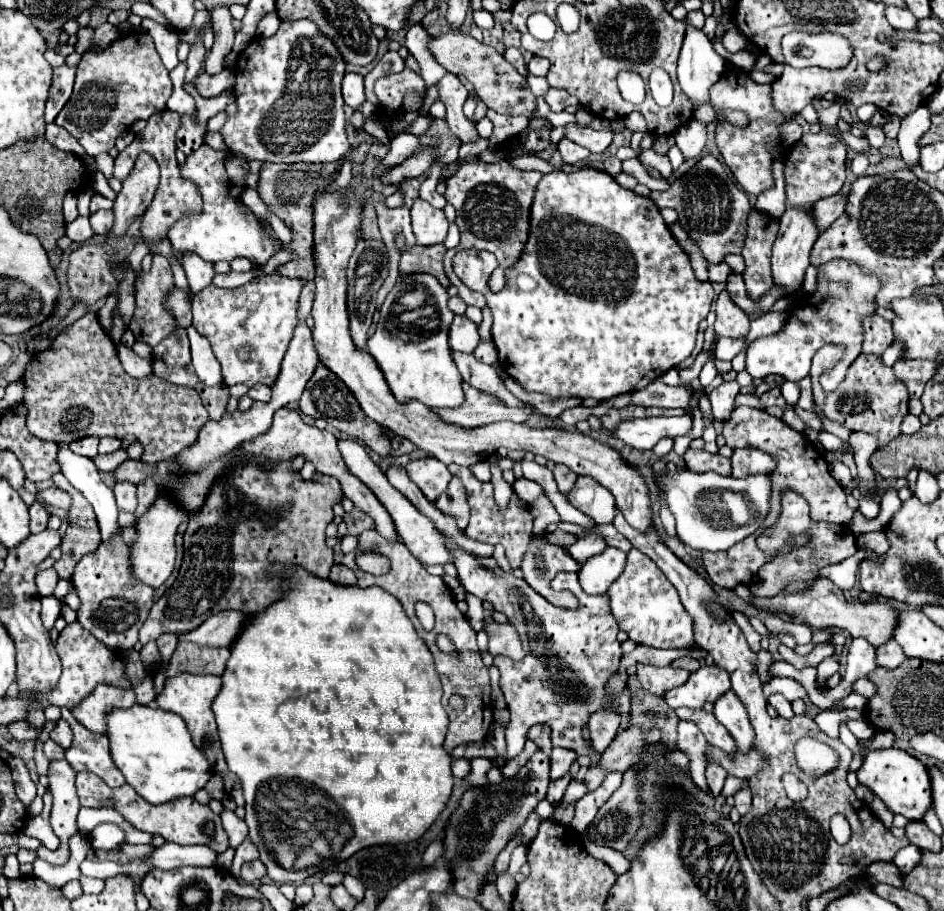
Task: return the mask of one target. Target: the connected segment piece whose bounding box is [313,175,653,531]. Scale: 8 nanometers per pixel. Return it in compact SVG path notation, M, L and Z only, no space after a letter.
M355 175L347 187L329 191L323 189L315 195L313 201L313 239L315 239L315 303L313 303L313 341L315 349L319 353L319 361L329 367L355 395L359 401L363 413L377 421L379 425L389 427L395 435L409 439L419 449L427 451L431 457L437 457L445 465L457 463L471 467L479 461L489 461L491 453L497 453L497 449L519 449L519 451L531 451L533 455L543 455L545 459L553 463L563 463L577 475L589 475L597 479L603 487L607 487L613 497L617 499L617 505L621 513L625 515L627 523L639 531L645 531L653 519L651 519L651 505L647 495L647 483L643 477L633 471L615 449L609 445L603 445L599 441L593 441L577 431L557 431L557 429L533 429L521 423L509 423L501 421L495 425L483 425L479 429L463 429L457 425L447 425L445 421L439 421L435 413L419 403L419 401L407 401L399 403L395 401L391 389L387 389L387 381L383 381L383 373L379 373L379 365L375 365L375 359L355 347L351 333L349 333L349 315L345 305L345 293L347 293L347 263L357 243L357 233L363 221L363 197L371 189L371 179L365 175Z

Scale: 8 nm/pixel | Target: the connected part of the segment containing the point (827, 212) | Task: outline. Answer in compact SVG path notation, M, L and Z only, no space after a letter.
M843 191L831 195L831 197L823 197L813 205L813 215L817 225L821 225L819 229L825 231L839 215L843 215L847 207L847 195Z

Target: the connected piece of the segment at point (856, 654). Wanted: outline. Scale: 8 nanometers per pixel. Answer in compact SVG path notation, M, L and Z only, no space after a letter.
M853 639L851 645L849 645L849 653L847 653L847 668L845 671L845 677L841 679L841 683L831 689L829 695L823 695L823 697L817 697L811 699L811 703L815 703L817 707L821 709L831 709L831 701L835 697L841 697L849 691L849 687L859 679L859 677L869 677L875 669L877 669L877 655L875 655L875 647L867 641L867 639Z

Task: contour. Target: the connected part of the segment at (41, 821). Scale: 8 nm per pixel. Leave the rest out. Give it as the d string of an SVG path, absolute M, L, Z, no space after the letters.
M47 789L45 795L43 795L43 801L45 801L43 811L41 811L37 817L33 817L33 819L25 825L25 829L23 829L25 835L39 839L47 849L55 849L55 847L57 847L57 835L53 833L53 829L51 829L51 825L49 825L51 799L53 799L53 797L51 797L51 789Z

